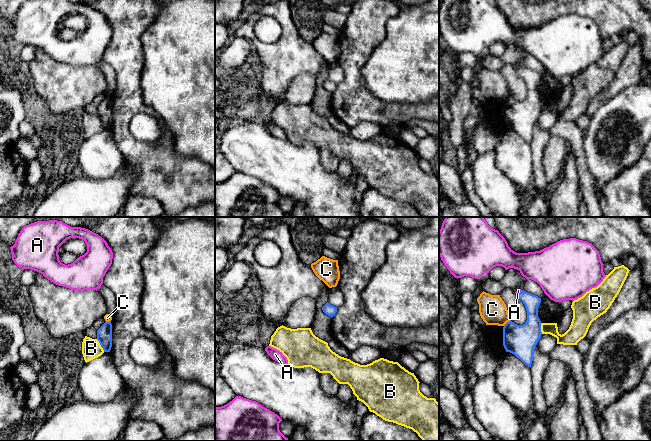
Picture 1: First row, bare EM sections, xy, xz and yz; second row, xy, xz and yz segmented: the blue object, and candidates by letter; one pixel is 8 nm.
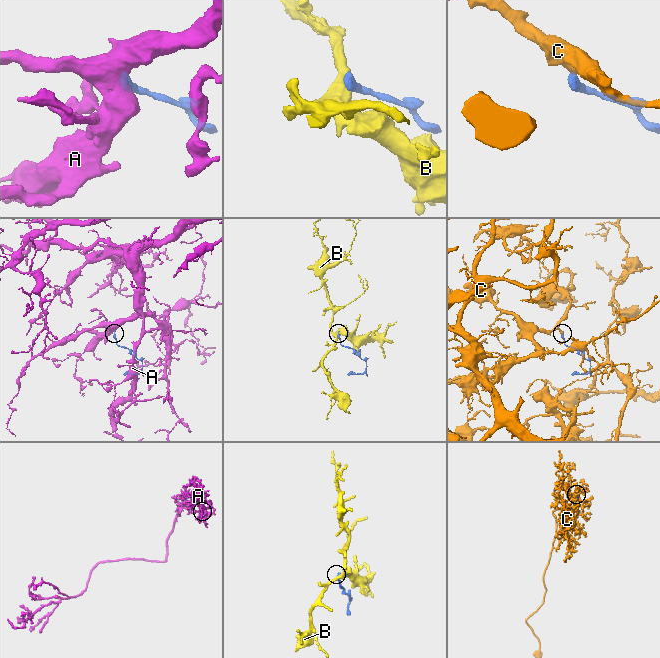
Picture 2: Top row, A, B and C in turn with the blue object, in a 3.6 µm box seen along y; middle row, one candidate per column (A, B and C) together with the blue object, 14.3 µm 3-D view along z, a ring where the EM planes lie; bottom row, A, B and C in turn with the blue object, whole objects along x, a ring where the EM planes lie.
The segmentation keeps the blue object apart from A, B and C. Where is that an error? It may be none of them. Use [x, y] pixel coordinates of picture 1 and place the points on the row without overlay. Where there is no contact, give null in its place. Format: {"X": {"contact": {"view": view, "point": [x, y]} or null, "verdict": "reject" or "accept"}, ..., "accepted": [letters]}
{"A": {"contact": {"view": "yz", "point": [520, 68]}, "verdict": "accept"}, "B": {"contact": {"view": "xy", "point": [100, 120]}, "verdict": "reject"}, "C": {"contact": {"view": "yz", "point": [507, 98]}, "verdict": "reject"}, "accepted": ["A"]}

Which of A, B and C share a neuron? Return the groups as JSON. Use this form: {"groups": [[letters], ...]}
{"groups": [["A"], ["B"], ["C"]]}

